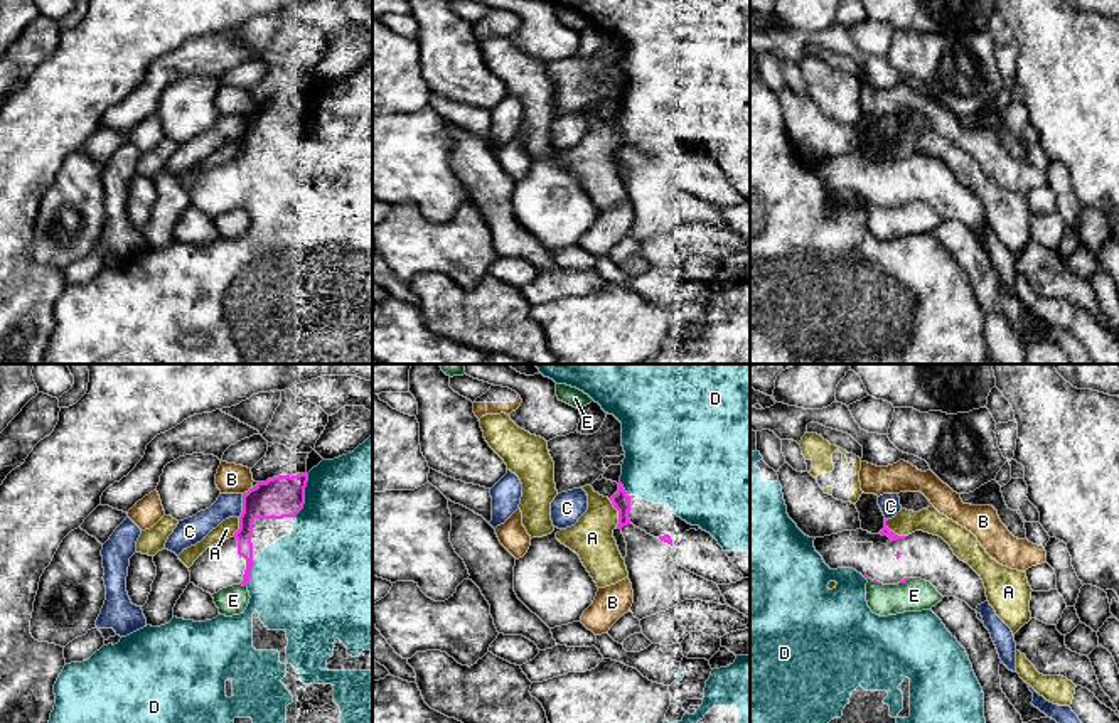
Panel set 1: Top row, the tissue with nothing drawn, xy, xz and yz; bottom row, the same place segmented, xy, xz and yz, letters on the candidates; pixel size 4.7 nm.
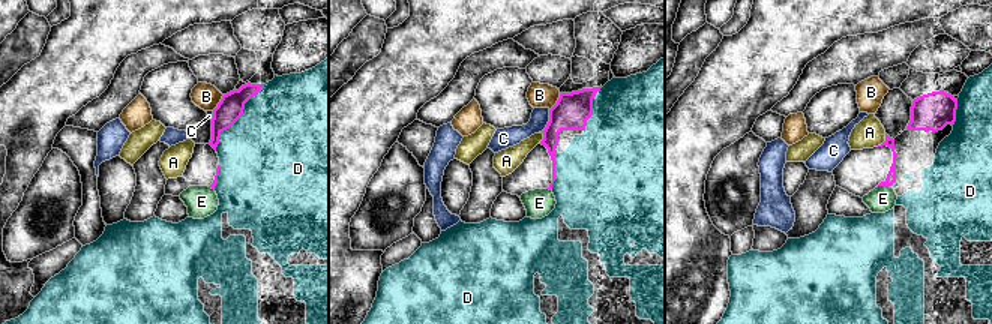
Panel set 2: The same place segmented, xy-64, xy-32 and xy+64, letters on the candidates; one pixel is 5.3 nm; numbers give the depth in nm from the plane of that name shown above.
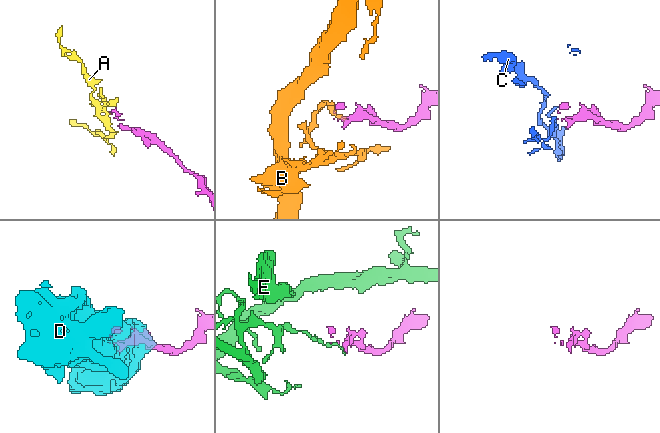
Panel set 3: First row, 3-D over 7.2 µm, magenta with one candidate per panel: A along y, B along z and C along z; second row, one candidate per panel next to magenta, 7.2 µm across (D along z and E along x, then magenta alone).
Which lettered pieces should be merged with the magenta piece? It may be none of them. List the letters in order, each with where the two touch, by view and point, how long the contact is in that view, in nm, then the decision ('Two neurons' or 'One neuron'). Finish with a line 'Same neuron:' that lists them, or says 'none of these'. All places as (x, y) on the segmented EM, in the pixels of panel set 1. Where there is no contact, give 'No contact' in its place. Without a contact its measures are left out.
A: Touches magenta at xz (619, 513). Shared border 140 nm. Two neurons
B: Touches magenta at xy (250, 489). Shared border 50 nm. Two neurons
C: Touches magenta at xy (243, 506). Shared border 110 nm. Two neurons
D: Touches magenta at xy (304, 496). Shared border 220 nm. Two neurons
E: Touches magenta at xy (243, 585). Shared border 40 nm. Two neurons
Same neuron: none of these

